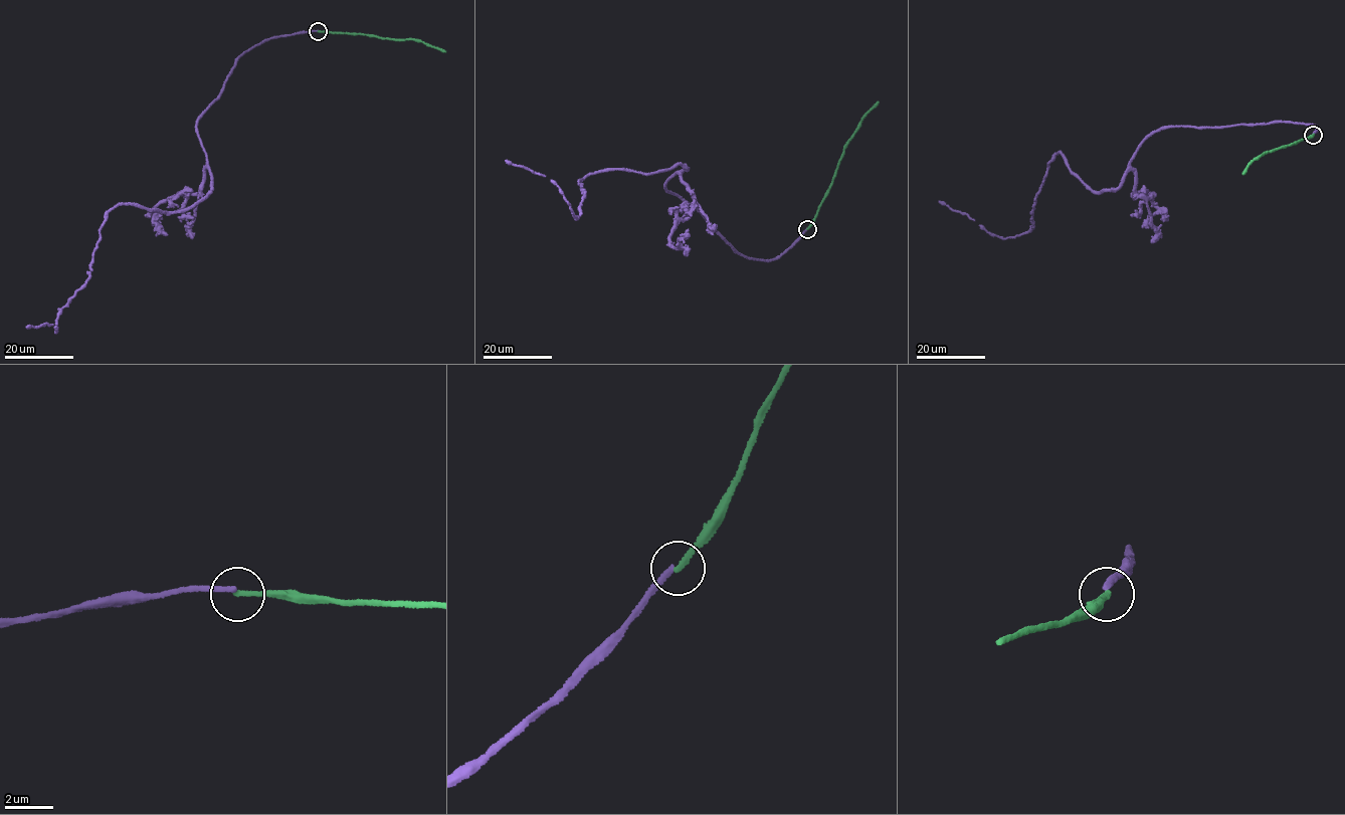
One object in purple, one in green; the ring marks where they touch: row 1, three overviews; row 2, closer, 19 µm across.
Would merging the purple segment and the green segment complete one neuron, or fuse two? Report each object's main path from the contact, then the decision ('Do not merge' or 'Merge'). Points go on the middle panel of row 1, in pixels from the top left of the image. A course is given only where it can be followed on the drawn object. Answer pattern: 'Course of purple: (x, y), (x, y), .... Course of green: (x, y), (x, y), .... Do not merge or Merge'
Course of purple: (806, 229), (759, 260), (669, 192), (688, 170), (680, 164), (585, 175), (577, 218), (545, 176), (505, 160). Course of green: (808, 229), (831, 184), (844, 147), (861, 118), (879, 102). Do not merge

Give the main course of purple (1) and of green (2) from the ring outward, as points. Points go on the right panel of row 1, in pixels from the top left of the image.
1: (1313, 134), (1285, 121), (1165, 126), (1121, 186), (1097, 192), (1058, 151), (1033, 227), (1004, 238), (939, 201)
2: (1314, 135), (1262, 154), (1251, 160), (1242, 174)

